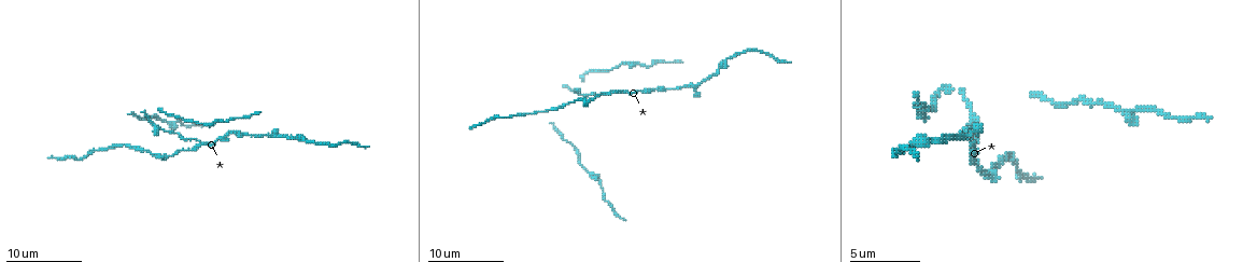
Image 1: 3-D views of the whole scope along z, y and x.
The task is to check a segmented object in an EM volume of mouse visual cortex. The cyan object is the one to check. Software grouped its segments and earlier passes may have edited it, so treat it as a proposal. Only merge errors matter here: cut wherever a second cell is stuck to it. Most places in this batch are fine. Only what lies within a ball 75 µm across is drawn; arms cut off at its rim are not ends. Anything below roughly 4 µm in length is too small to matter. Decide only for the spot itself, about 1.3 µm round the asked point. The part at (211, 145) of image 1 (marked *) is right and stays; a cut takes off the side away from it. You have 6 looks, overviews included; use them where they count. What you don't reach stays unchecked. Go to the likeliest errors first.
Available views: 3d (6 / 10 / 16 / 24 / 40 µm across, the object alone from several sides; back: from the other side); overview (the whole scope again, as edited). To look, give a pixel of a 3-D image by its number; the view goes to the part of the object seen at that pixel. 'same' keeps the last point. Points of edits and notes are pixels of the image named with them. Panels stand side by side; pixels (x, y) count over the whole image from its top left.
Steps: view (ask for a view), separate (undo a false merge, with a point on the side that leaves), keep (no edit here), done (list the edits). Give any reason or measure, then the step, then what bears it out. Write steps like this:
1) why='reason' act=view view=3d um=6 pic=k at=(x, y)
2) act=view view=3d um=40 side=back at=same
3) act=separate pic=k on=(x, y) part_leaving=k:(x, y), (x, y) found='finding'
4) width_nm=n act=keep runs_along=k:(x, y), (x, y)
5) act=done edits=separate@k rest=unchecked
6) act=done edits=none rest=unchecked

why='small branch off a trunk' act=view view=3d um=10 pic=1 at=(621, 92)

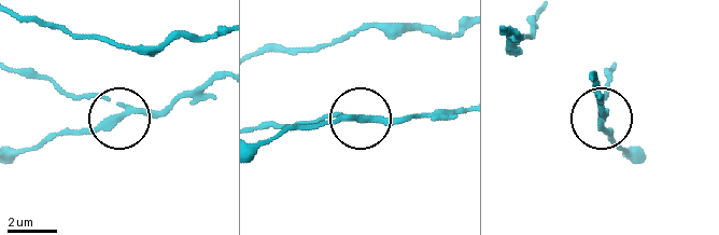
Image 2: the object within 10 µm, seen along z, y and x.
act=separate pic=2 on=(92, 94) part_leaving=2:(125, 107), (16, 72) found='a second cell is stuck on'

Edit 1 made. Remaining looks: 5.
act=view view=overview

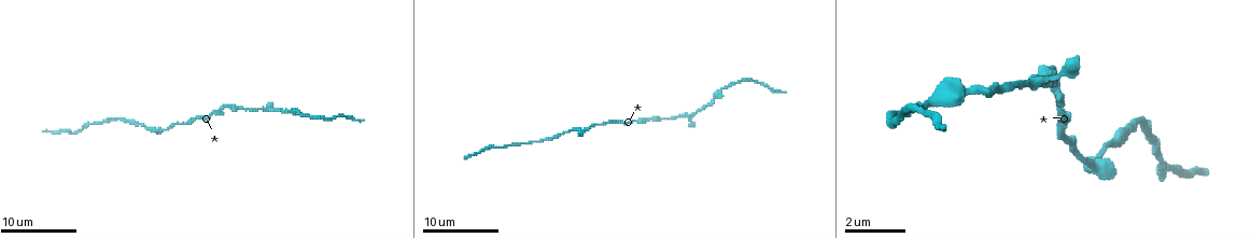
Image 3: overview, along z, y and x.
why='sudden change in width' act=view view=3d um=10 pic=3 at=(682, 114)

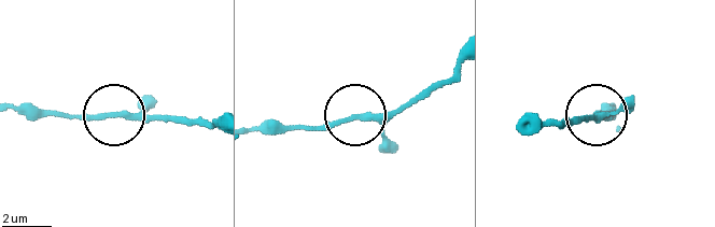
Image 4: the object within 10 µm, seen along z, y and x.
act=view view=3d um=6 pic=4 at=(114, 117)

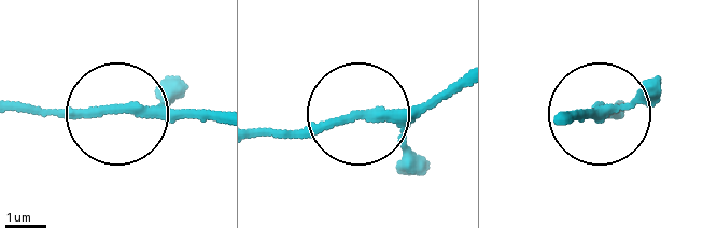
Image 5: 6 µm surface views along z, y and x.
width_nm=220 act=keep runs_along=5:(262, 134), (416, 113), (454, 93) found='continuous, no second cell'

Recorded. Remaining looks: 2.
why='narrows sharply' act=view view=3d um=6 pic=3 at=(568, 133)

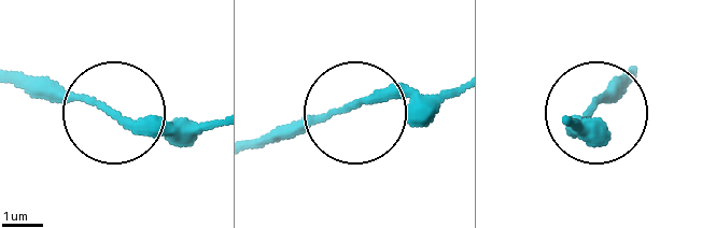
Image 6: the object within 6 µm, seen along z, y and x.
width_nm=150 act=keep runs_along=6:(209, 125), (137, 125), (13, 74) found='continuous, no second cell'

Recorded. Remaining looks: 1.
act=done edits=separate@2 rest=unchecked

